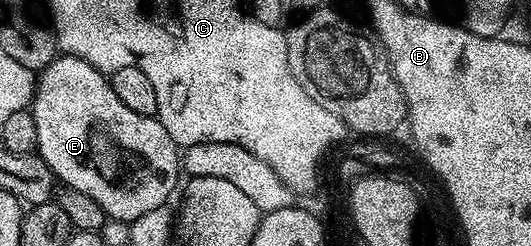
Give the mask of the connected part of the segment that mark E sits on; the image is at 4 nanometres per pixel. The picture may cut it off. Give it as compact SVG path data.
M57 56L41 70L39 77L30 109L38 131L36 151L61 186L90 195L102 207L105 218L114 221L131 223L146 211L169 204L168 196L175 191L176 180L182 177L182 153L160 120L130 111L114 95L111 80L80 57Z

